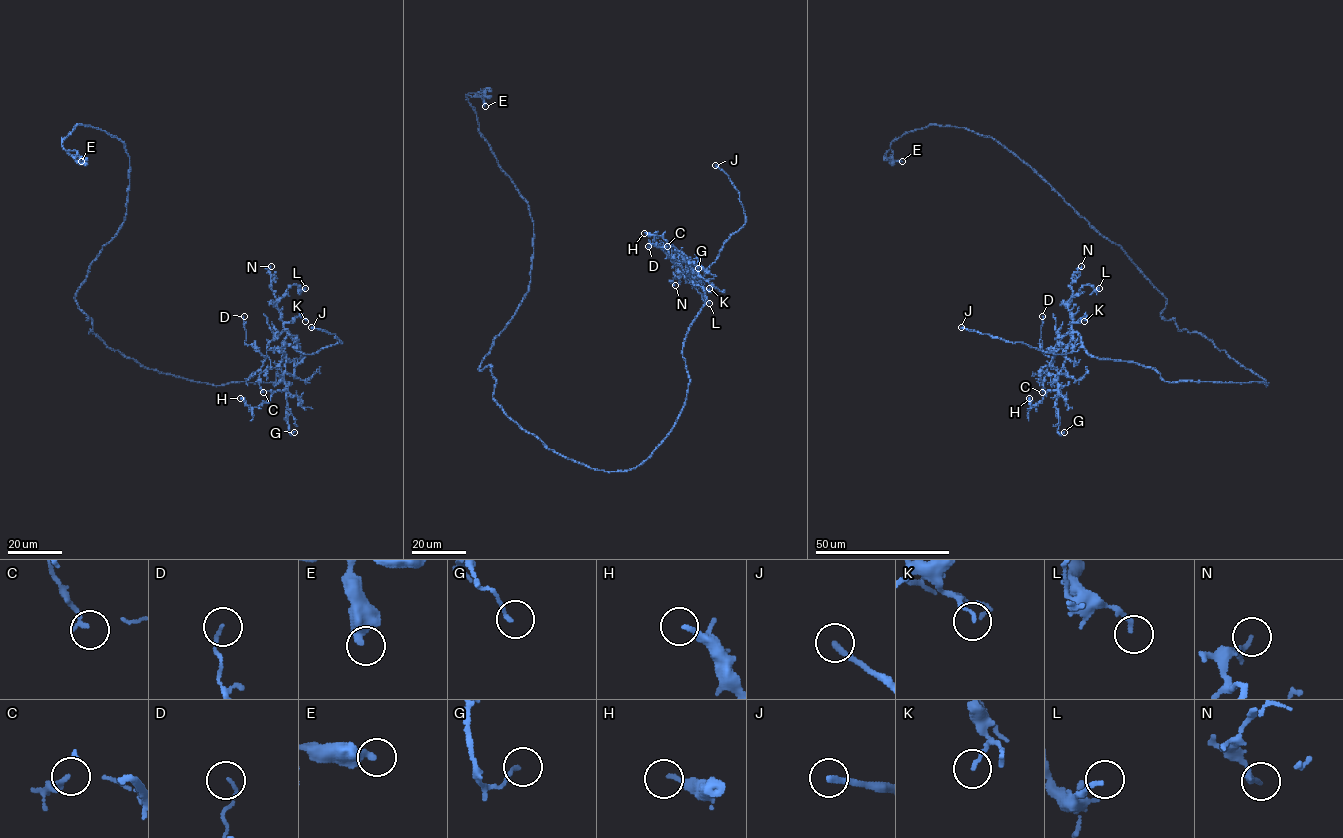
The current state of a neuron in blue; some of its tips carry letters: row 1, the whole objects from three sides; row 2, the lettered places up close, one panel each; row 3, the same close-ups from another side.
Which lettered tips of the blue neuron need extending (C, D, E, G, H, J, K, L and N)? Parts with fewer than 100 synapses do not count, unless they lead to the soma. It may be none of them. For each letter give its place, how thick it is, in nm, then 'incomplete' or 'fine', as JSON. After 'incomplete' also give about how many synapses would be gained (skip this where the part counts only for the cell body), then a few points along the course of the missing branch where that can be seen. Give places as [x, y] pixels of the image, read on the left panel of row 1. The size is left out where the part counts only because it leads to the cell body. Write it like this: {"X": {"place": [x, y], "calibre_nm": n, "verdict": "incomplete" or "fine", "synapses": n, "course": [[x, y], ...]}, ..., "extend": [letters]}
{"C": {"place": [263, 392], "calibre_nm": 110, "verdict": "fine"}, "D": {"place": [244, 316], "calibre_nm": 100, "verdict": "fine"}, "E": {"place": [81, 161], "calibre_nm": 400, "verdict": "fine"}, "G": {"place": [294, 432], "calibre_nm": 130, "verdict": "fine"}, "H": {"place": [240, 398], "calibre_nm": 200, "verdict": "fine"}, "J": {"place": [311, 327], "calibre_nm": 240, "verdict": "incomplete"}, "K": {"place": [305, 321], "calibre_nm": 150, "verdict": "fine"}, "L": {"place": [305, 288], "calibre_nm": 150, "verdict": "fine"}, "N": {"place": [271, 266], "calibre_nm": 220, "verdict": "fine"}, "extend": ["J"]}

